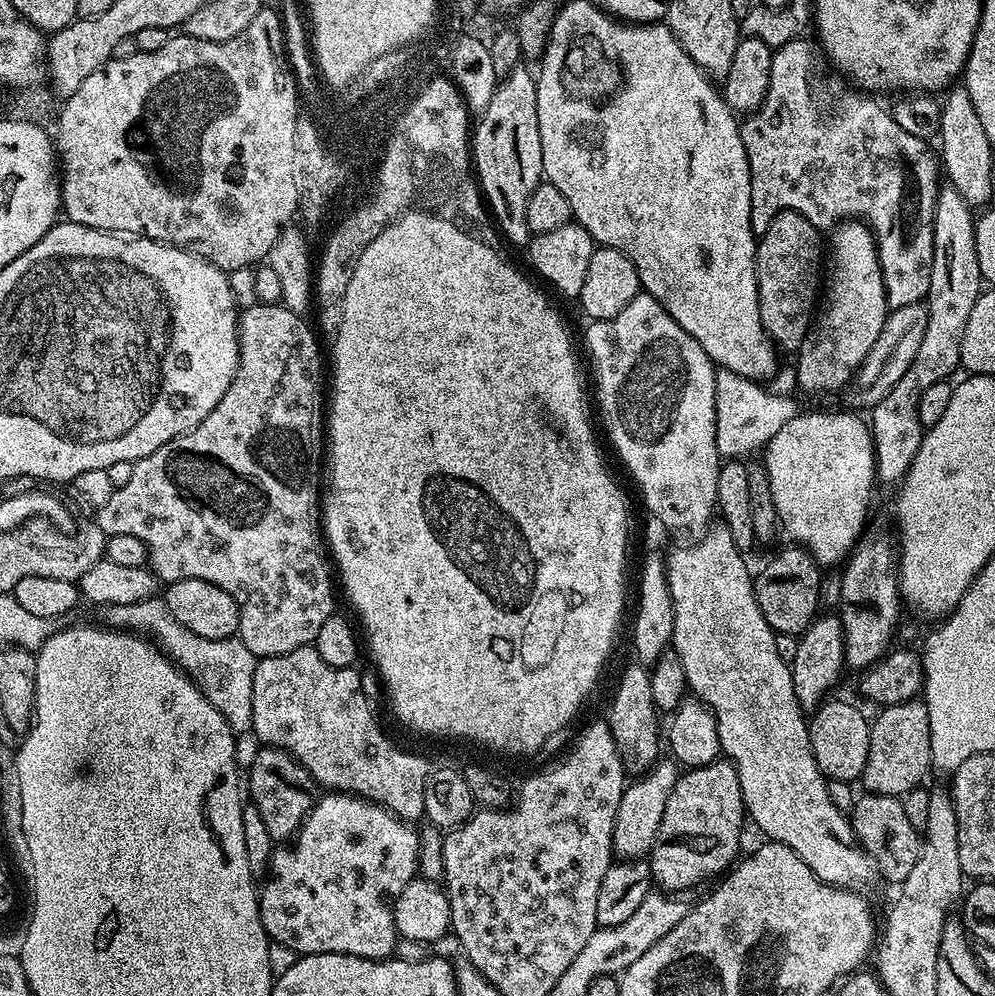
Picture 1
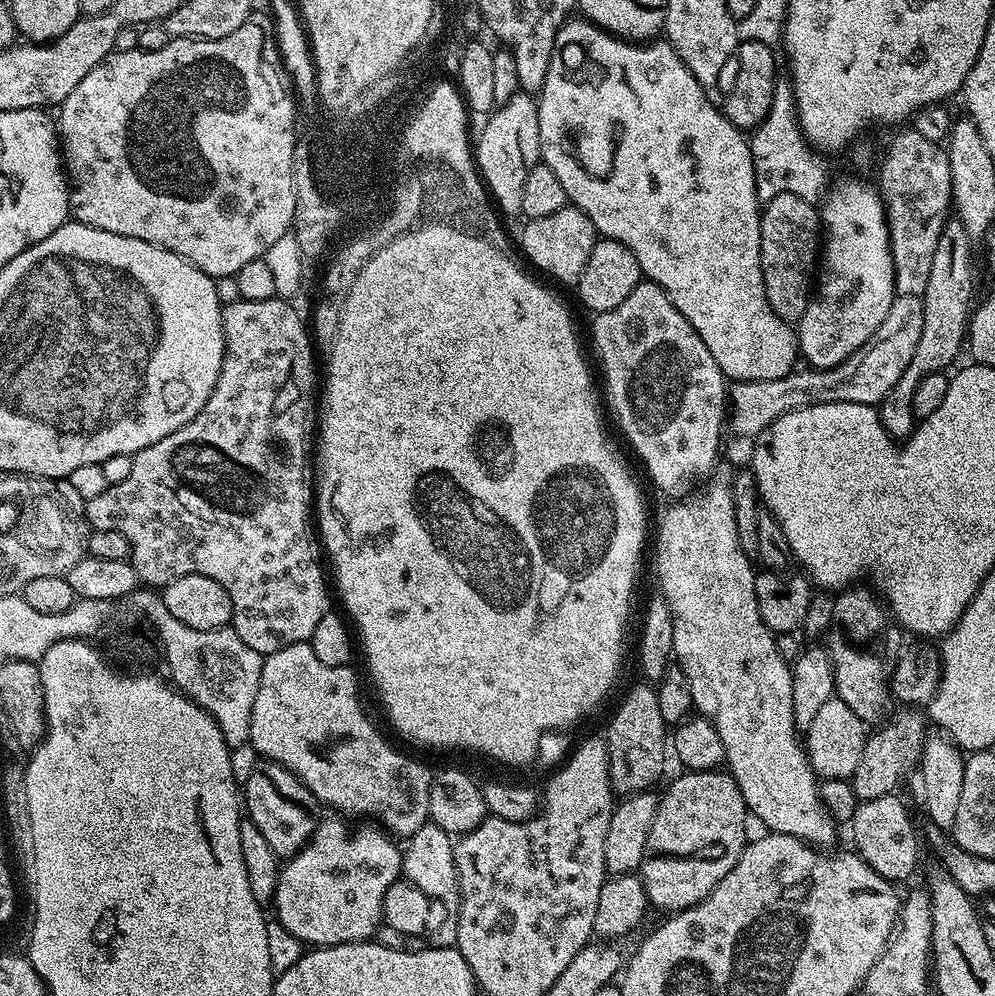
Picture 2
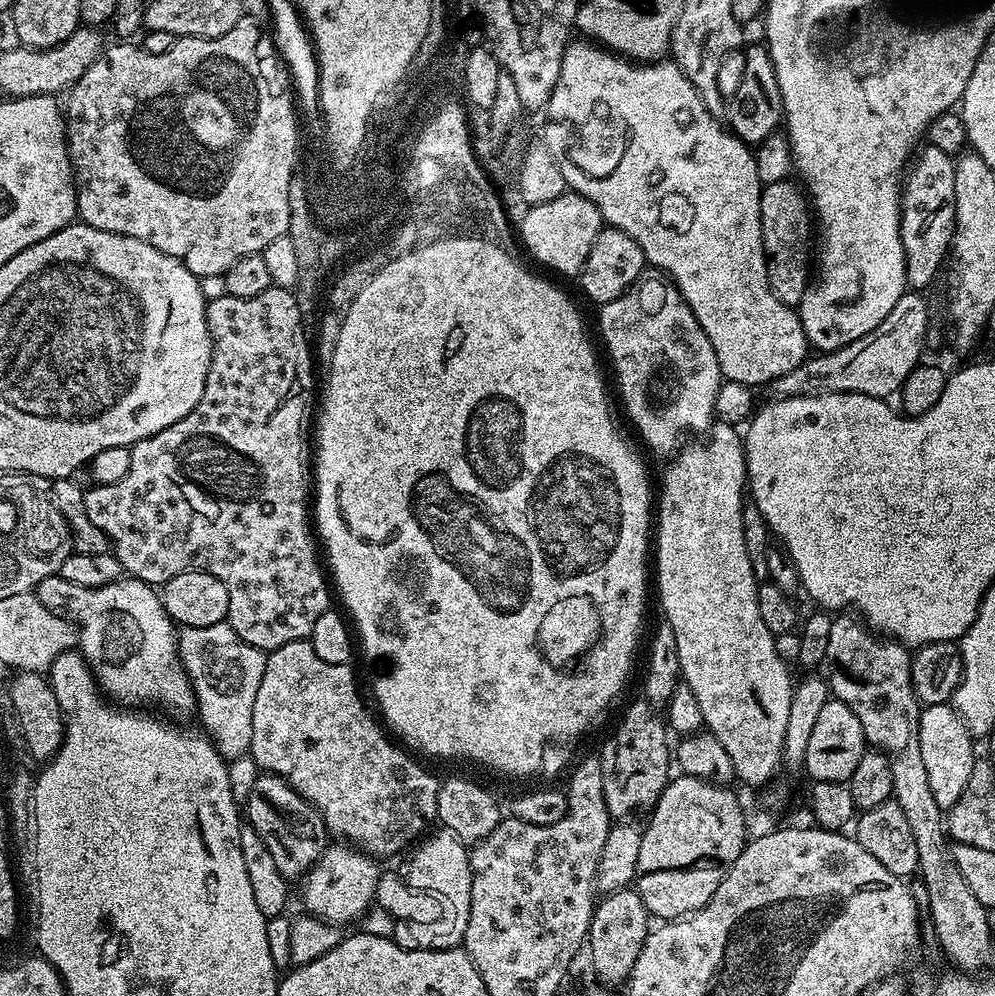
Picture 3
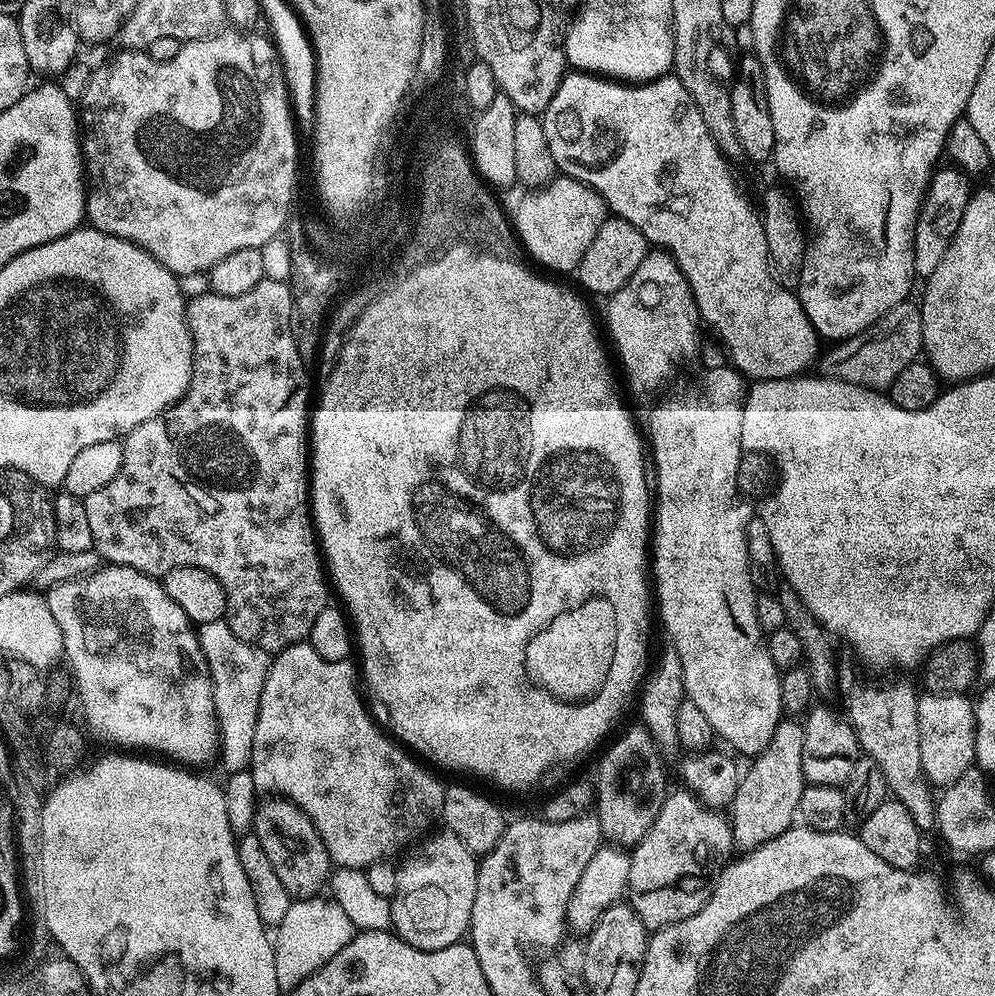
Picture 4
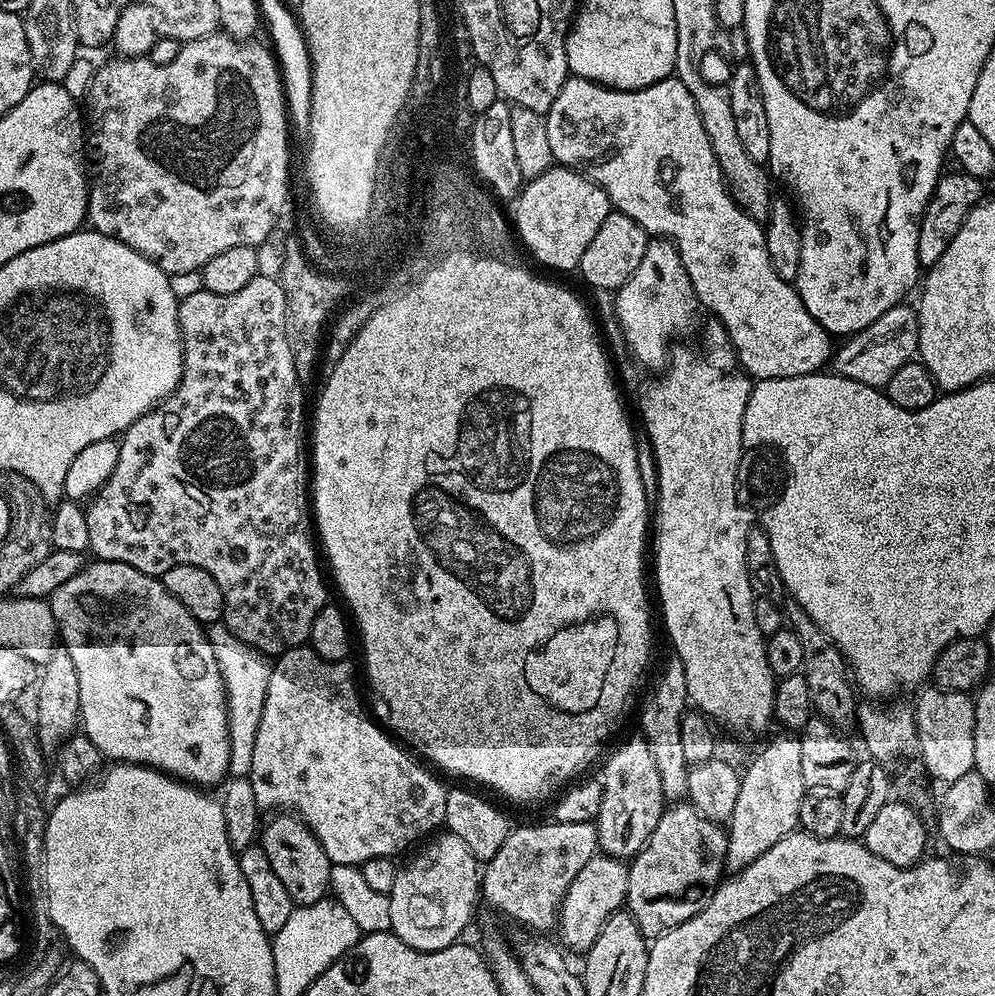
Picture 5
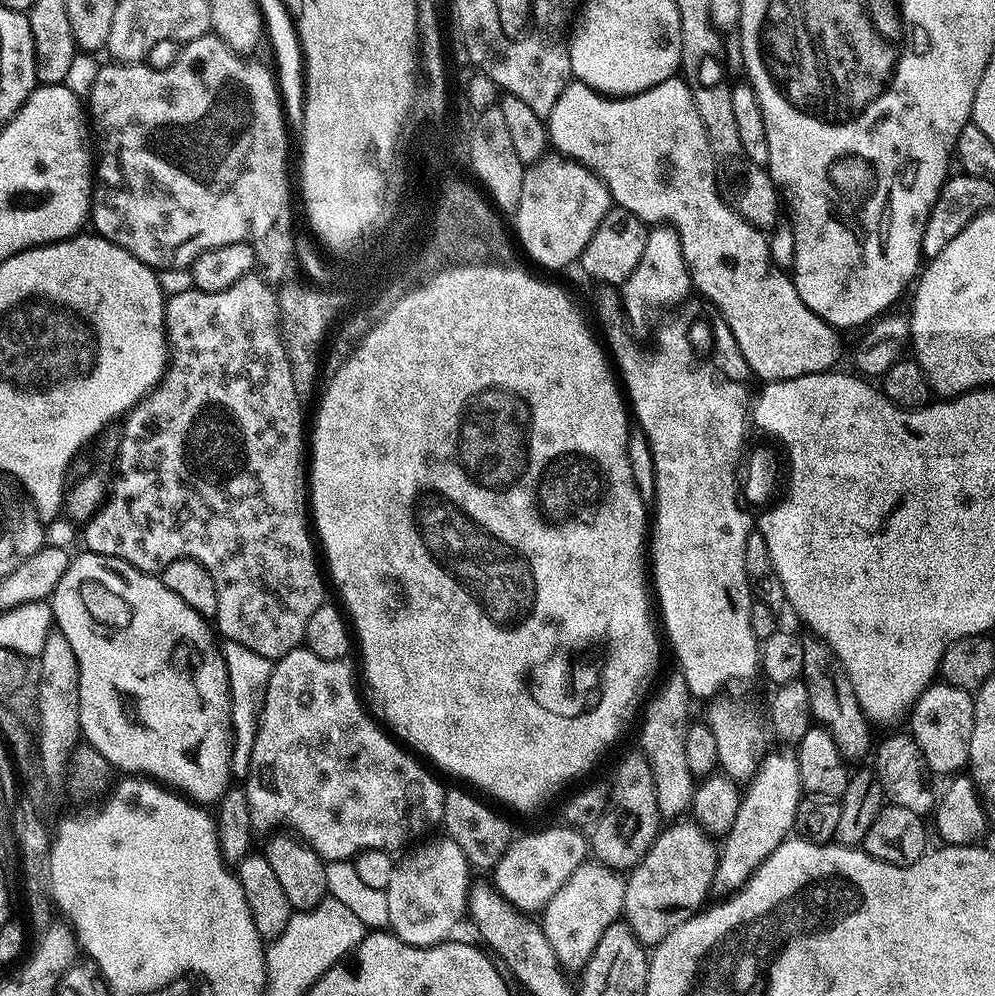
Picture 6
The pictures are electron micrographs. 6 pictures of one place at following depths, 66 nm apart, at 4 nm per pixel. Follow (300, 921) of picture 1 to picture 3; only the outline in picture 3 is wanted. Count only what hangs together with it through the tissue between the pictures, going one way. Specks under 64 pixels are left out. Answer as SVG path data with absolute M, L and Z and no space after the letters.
M332 842L325 847L318 862L303 877L305 913L323 918L328 924L354 925L373 907L376 887L380 881L381 865L368 853L344 842Z

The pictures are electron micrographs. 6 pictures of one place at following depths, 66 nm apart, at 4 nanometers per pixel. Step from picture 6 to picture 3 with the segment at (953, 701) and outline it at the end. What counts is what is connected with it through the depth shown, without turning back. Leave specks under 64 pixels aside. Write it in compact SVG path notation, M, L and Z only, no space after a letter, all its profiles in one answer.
M951 703L930 704L921 711L918 726L918 746L922 746L922 763L926 765L926 774L930 778L930 790L934 793L934 802L942 809L950 809L958 798L962 798L962 790L966 790L966 782L970 782L970 770L974 770L974 762L978 752L972 749L974 737L964 724L964 719L956 713Z

